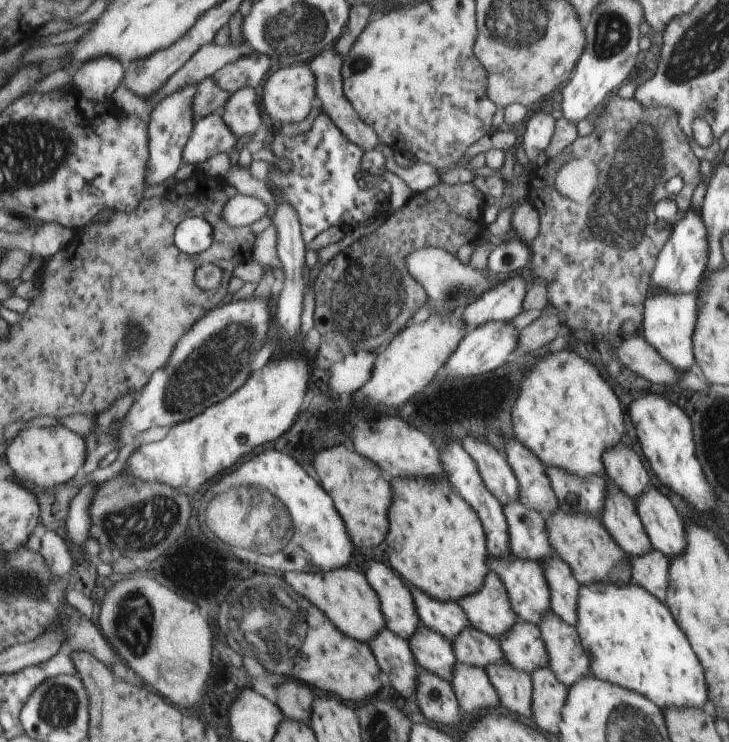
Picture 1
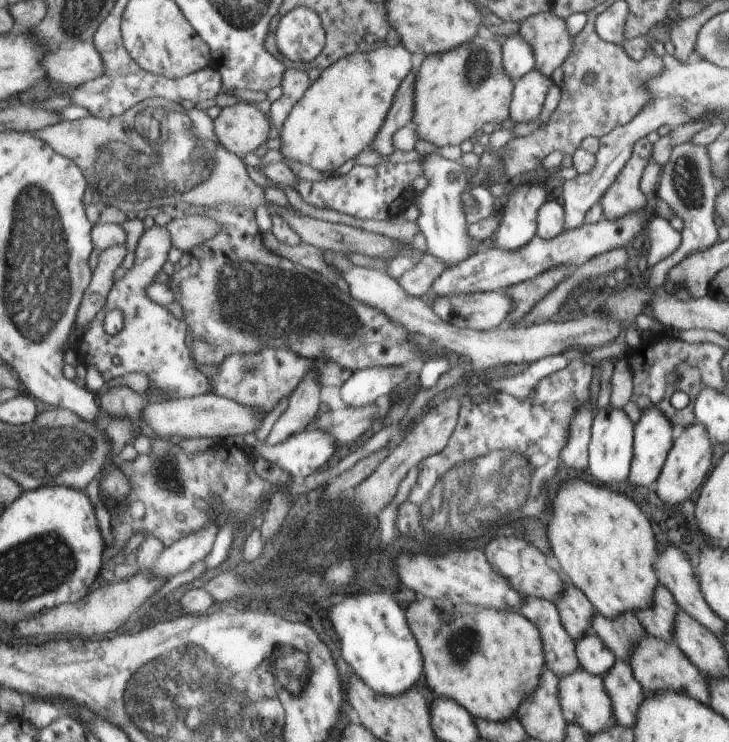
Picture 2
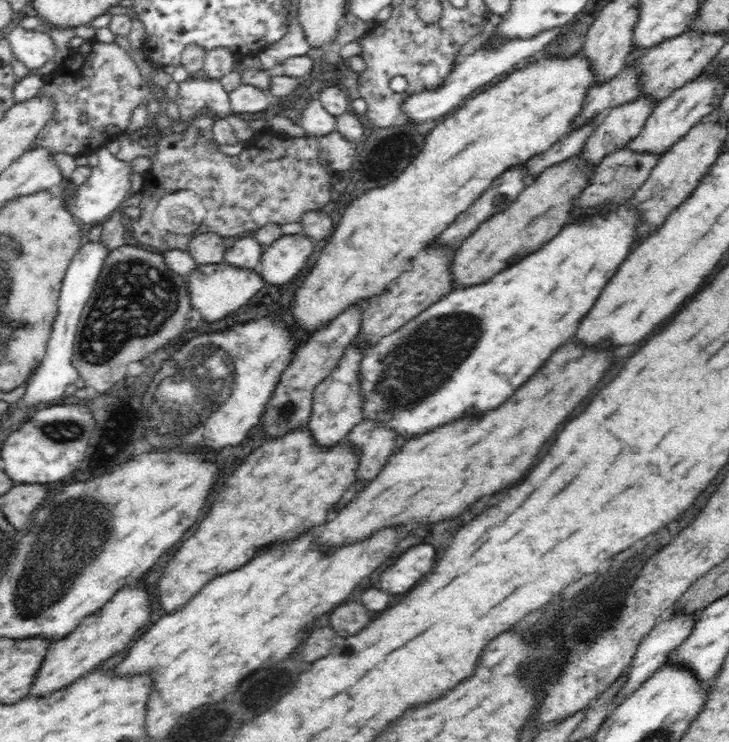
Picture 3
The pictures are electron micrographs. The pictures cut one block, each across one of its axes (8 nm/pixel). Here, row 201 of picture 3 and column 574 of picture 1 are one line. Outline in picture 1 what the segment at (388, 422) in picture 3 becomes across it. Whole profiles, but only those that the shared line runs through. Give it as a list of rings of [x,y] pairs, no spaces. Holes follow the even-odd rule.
[[[592,582],[579,589],[578,619],[574,624],[584,652],[589,658],[591,674],[634,692],[642,692],[658,706],[676,704],[680,708],[702,708],[708,700],[704,668],[690,648],[684,632],[674,622],[665,602],[632,584],[602,584]]]

